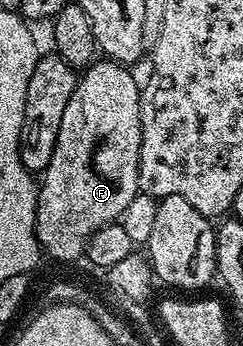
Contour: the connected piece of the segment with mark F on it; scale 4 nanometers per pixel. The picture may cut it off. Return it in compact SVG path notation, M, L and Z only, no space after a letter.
M98 59L80 73L75 94L63 110L55 154L45 167L37 189L37 243L53 260L82 259L91 237L103 226L120 221L127 202L139 194L139 146L141 145L141 88L126 65Z

